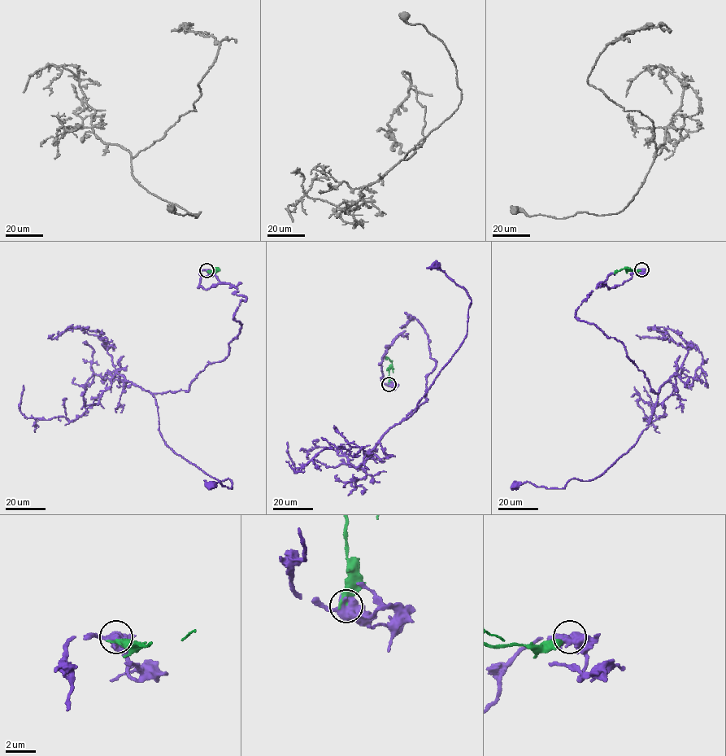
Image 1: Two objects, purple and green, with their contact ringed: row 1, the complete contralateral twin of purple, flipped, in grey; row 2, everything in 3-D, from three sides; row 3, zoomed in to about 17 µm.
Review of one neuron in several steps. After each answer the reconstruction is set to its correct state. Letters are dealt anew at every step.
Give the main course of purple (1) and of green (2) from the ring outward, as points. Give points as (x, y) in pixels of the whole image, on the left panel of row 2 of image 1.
1: (206, 270), (202, 288), (245, 298), (240, 331), (186, 391), (153, 394), (166, 444), (232, 488), (210, 486)
2: (206, 270), (219, 269), (215, 274)

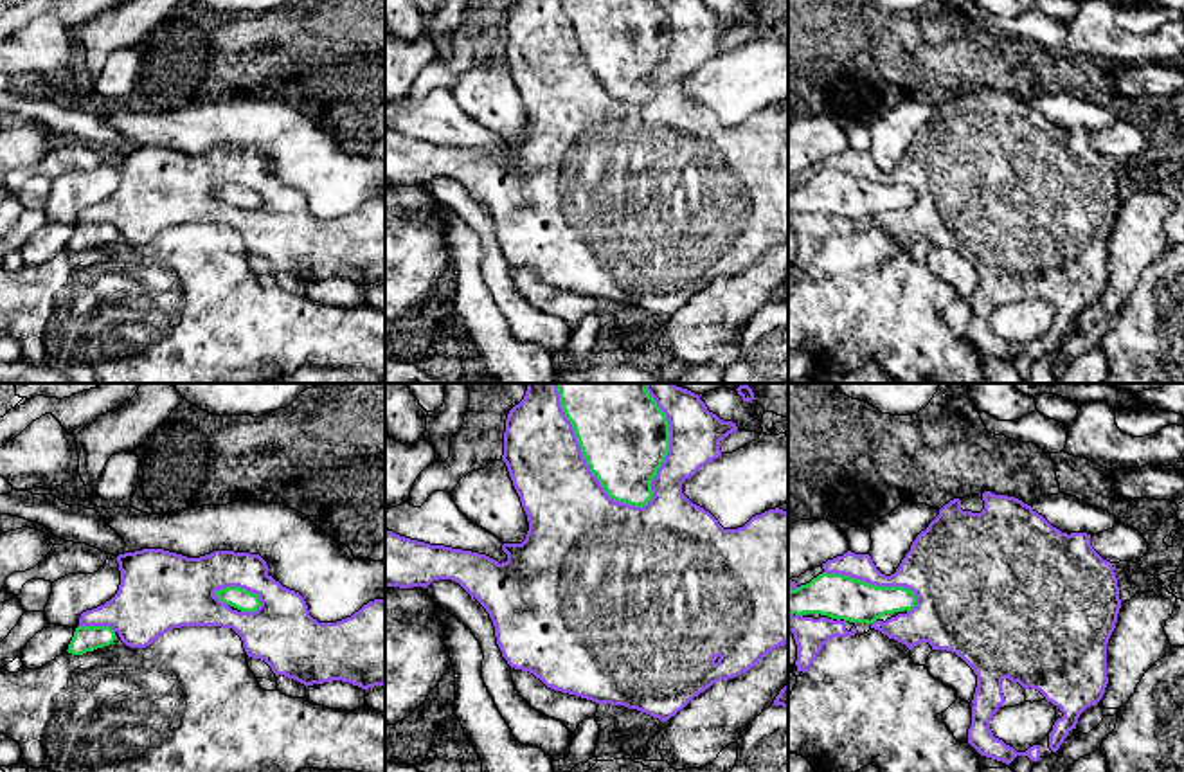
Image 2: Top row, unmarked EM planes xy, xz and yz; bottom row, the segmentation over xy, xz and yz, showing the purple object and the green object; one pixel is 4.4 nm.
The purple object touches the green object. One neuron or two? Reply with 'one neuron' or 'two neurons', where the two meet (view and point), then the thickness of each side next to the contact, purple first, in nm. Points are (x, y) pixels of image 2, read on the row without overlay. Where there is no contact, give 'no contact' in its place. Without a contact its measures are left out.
two neurons | xz (589, 65) | 400/360 nm

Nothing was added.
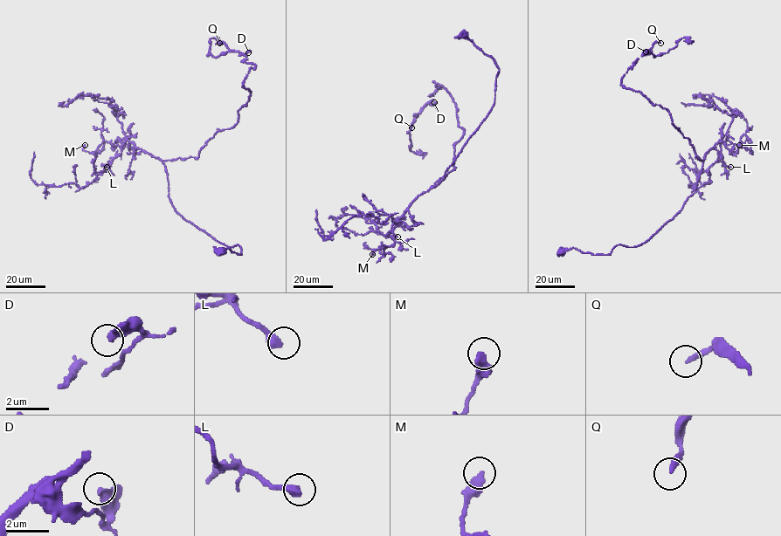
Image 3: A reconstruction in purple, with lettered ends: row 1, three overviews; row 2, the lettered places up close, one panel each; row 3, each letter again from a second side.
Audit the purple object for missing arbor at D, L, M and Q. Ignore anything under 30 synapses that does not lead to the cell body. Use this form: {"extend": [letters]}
{"extend": ["L"]}

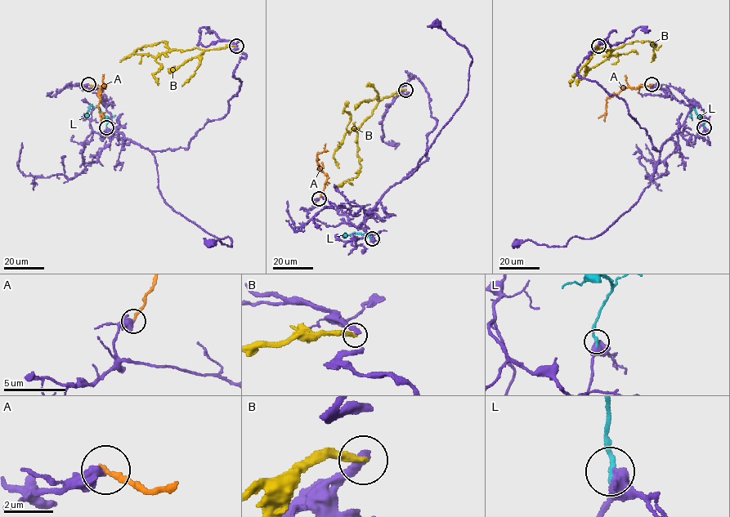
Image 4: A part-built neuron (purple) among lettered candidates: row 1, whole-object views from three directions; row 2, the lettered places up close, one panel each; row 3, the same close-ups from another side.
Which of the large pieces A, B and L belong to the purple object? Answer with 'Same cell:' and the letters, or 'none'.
Same cell: none

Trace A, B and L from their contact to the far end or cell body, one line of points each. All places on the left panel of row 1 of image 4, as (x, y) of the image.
A: (88, 84), (105, 87), (100, 87), (97, 92), (100, 97), (98, 105), (100, 115), (105, 113)
B: (236, 46), (217, 49), (170, 50), (162, 41), (142, 46), (120, 62)
L: (106, 128), (109, 119), (98, 107), (90, 106), (85, 120)

